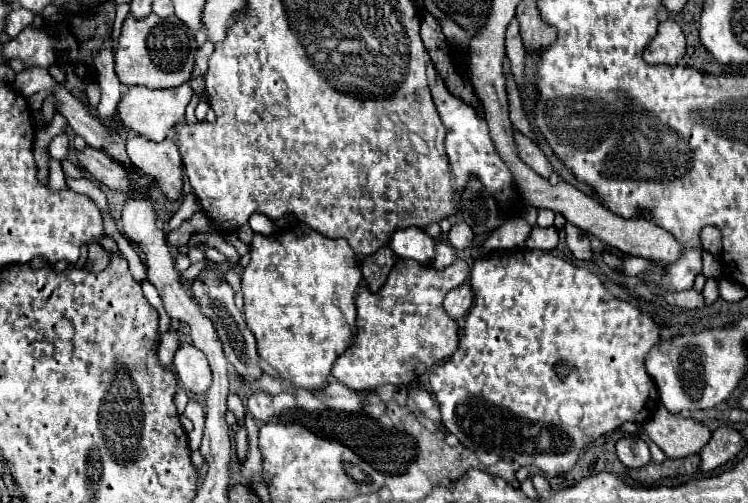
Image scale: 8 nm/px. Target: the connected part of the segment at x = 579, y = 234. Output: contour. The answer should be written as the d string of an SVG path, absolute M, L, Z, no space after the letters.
M565 224L565 240L575 260L591 260L591 244L583 230L573 224Z

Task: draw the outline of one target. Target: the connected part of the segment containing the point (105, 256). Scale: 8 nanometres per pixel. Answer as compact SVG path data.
M92 241L88 245L88 259L84 267L95 273L104 270L109 264L109 254L110 252L103 250L97 242Z

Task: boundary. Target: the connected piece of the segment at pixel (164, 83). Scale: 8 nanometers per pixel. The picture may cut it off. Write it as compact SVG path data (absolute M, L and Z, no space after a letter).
M129 12L119 34L115 52L115 74L125 86L139 84L149 90L177 88L191 80L195 52L197 42L193 38L193 32L179 18L159 18L157 14L149 14L147 18L133 18L133 14Z

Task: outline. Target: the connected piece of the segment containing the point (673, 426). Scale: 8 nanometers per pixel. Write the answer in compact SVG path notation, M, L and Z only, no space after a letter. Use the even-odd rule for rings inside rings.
M661 404L655 414L645 422L645 432L669 458L699 454L699 450L711 438L711 432L705 424L695 422L693 418L685 418L681 414L671 414Z

